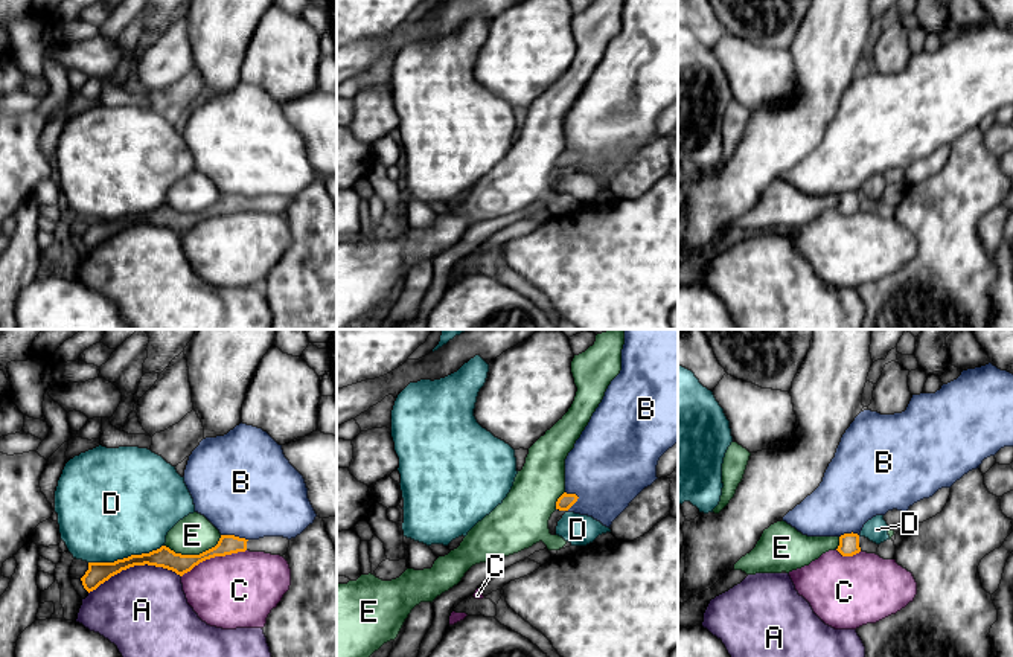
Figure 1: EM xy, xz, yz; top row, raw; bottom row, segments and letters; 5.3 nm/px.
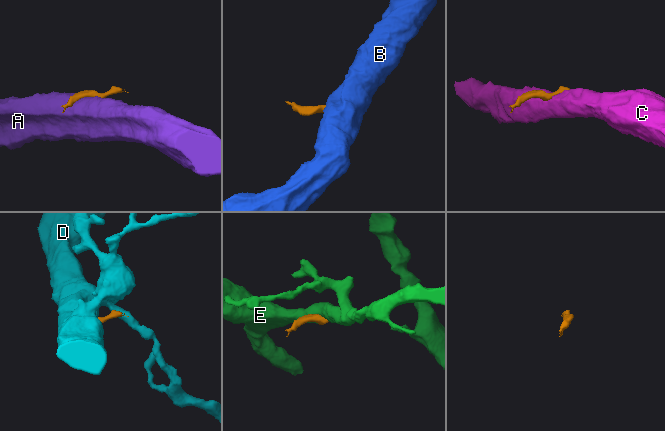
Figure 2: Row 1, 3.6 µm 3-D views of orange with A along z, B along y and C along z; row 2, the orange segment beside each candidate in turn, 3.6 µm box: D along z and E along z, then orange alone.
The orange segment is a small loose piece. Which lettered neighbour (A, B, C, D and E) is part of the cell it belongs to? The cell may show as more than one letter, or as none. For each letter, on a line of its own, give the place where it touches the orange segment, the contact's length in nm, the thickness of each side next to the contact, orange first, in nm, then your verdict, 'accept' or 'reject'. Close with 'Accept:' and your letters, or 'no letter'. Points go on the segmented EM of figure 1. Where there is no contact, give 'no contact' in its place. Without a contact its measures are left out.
A: meets orange in xy at (134, 564); contact 500 nm long; 110 nm thick on the orange side, 460 nm on the other; reject
B: meets orange in xy at (233, 535); contact 150 nm long; 110 nm thick on the orange side, 500 nm on the other; reject
C: meets orange in xy at (214, 557); contact 380 nm long; 110 nm thick on the orange side, 400 nm on the other; reject
D: meets orange in xy at (125, 558); contact 420 nm long; 110 nm thick on the orange side, 480 nm on the other; reject
E: meets orange in xy at (194, 555); contact 300 nm long; 110 nm thick on the orange side, 200 nm on the other; reject
Accept: no letter

